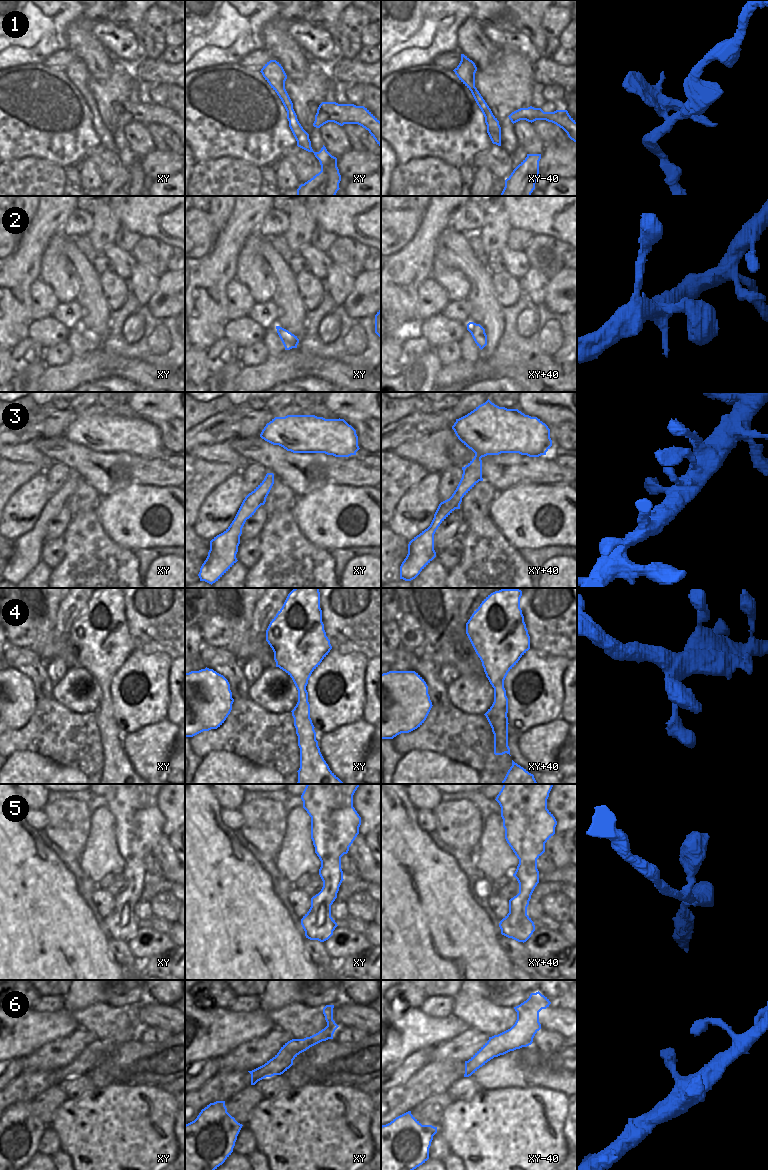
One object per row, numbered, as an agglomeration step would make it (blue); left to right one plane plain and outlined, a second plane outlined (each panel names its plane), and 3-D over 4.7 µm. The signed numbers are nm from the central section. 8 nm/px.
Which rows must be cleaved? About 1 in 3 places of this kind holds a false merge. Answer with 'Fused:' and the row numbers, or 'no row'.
Fused: 1

